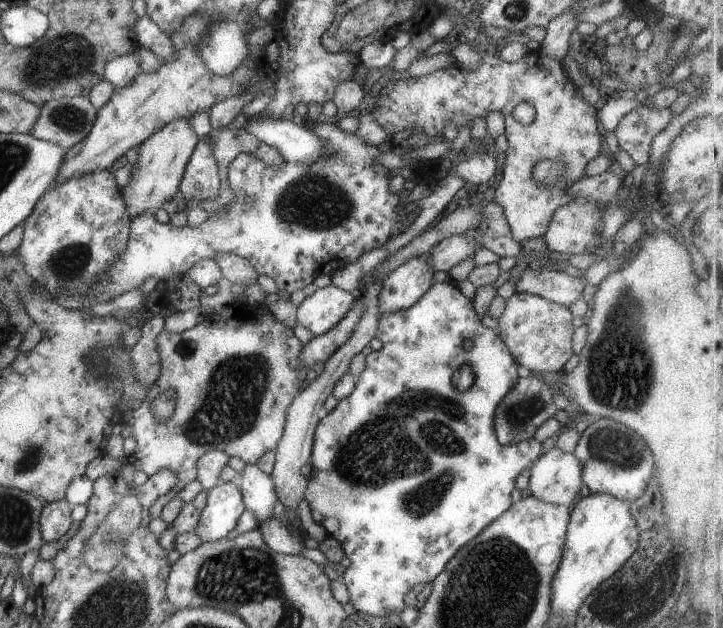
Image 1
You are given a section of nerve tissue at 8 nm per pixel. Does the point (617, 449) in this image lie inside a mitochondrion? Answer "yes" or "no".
yes

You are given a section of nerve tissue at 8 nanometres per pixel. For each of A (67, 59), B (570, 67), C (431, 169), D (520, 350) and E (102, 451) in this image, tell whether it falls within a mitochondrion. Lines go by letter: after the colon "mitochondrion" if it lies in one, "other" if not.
A: mitochondrion
B: other
C: other
D: other
E: other

